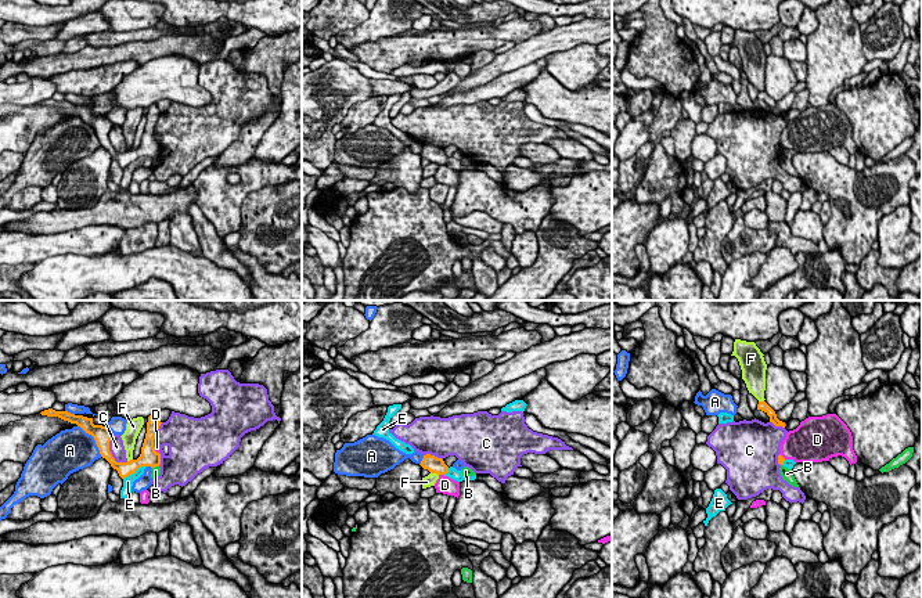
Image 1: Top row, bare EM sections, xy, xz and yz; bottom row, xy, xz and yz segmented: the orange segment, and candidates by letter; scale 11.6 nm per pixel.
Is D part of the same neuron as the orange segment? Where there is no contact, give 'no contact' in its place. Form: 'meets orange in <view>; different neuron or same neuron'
meets orange in xz; different neuron

